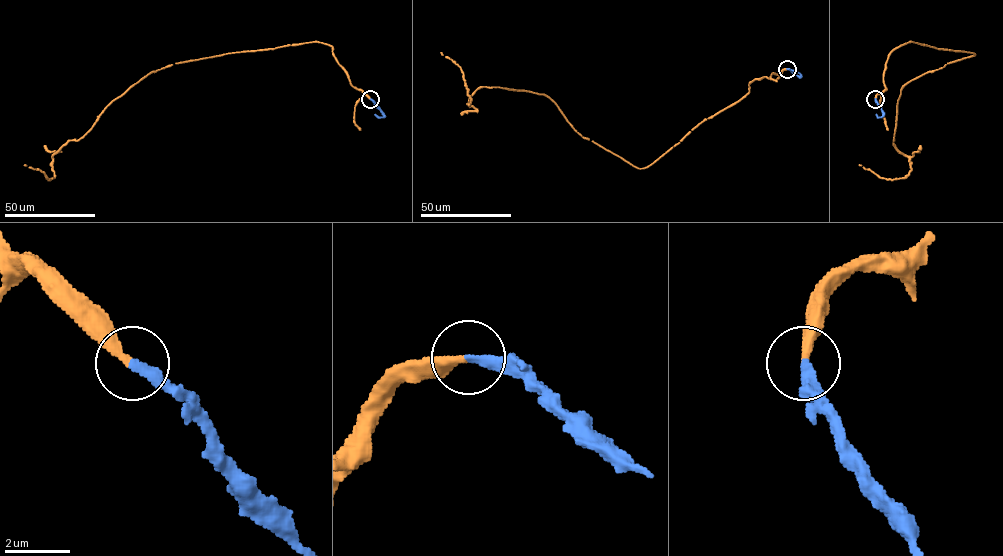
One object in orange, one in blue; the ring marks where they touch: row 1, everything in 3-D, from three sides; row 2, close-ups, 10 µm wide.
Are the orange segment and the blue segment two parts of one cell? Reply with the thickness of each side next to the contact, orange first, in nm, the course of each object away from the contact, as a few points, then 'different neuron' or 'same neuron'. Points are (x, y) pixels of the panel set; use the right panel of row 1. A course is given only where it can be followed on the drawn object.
calibres 300 and 320 nm; course orange (875, 99), (903, 44), (975, 54), (902, 88), (893, 145), (909, 159), (905, 177), (859, 165); course blue (875, 99), (882, 116), (876, 115); same neuron

